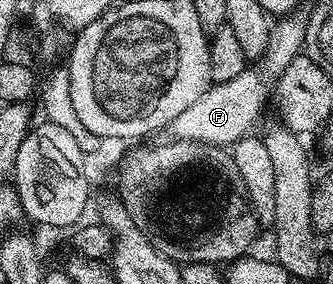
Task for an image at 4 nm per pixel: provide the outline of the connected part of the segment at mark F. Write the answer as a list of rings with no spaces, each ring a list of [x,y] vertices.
[[[244,70],[237,74],[237,78],[229,78],[229,82],[211,84],[193,102],[193,106],[181,110],[177,118],[169,126],[169,132],[176,140],[196,140],[202,144],[217,144],[220,146],[234,146],[245,135],[252,131],[251,128],[259,120],[263,103],[269,100],[269,80],[259,72]]]

